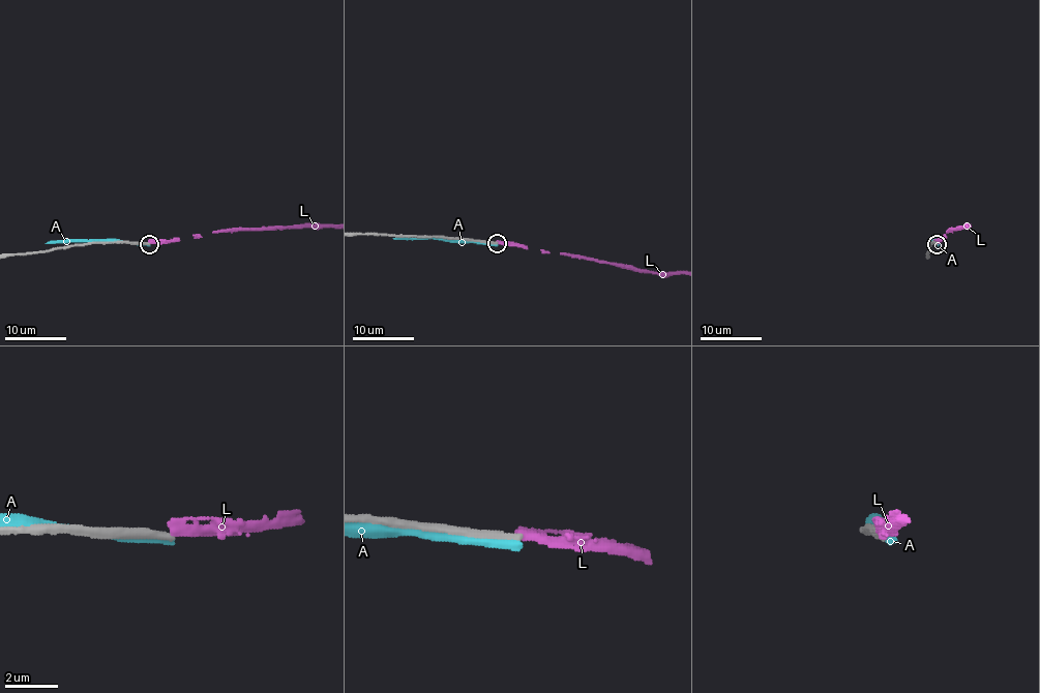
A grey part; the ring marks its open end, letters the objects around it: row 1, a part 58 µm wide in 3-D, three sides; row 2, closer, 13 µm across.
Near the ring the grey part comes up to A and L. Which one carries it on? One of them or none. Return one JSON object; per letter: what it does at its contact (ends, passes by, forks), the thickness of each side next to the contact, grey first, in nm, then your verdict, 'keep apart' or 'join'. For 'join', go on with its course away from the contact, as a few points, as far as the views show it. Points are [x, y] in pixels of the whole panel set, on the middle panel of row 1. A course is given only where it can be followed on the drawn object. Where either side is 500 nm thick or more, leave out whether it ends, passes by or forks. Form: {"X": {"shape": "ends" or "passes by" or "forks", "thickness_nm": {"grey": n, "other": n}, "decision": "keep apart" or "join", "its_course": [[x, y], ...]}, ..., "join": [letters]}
{"A": {"shape": "passes by", "thickness_nm": {"grey": 320, "other": 300}, "decision": "keep apart"}, "L": {"shape": "ends", "thickness_nm": {"grey": 300, "other": 360}, "decision": "keep apart"}, "join": []}

